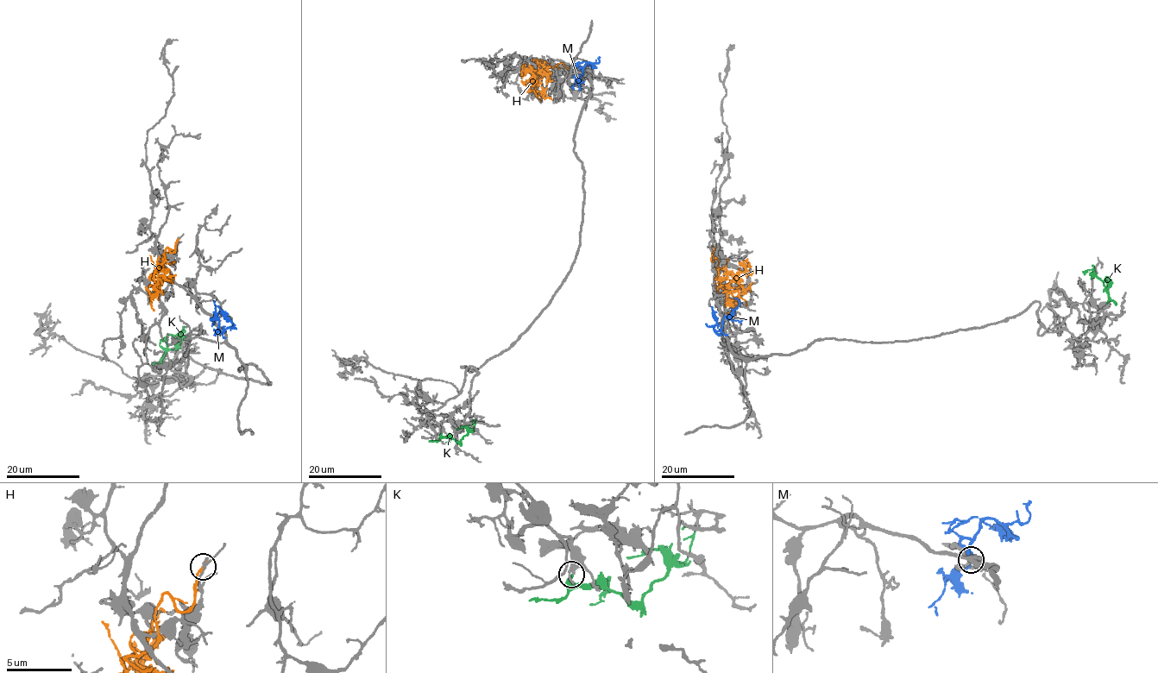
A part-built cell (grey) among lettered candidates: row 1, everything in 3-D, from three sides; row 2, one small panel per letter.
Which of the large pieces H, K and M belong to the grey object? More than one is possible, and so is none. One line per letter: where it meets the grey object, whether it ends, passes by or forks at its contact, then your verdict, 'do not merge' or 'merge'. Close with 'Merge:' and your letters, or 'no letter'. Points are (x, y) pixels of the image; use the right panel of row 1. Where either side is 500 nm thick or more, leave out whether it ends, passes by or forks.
H: (714, 248) | it ends | do not merge
K: (1106, 303) | it ends | merge
M: (726, 335) | it ends | do not merge
Merge: K

